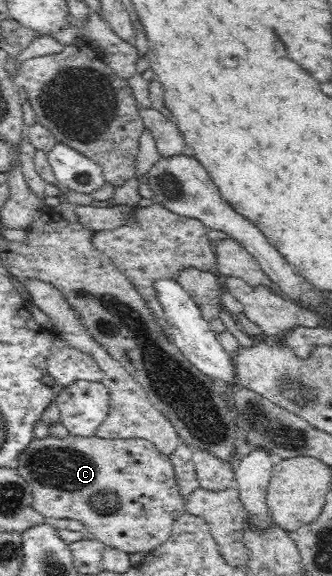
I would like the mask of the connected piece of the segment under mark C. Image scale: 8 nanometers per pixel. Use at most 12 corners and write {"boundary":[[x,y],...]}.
{"boundary":[[35,437],[16,463],[44,519],[125,553],[186,513],[143,438]]}

